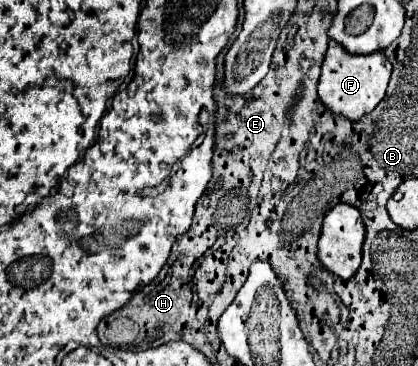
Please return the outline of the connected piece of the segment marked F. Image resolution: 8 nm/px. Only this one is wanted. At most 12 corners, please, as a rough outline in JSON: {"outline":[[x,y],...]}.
{"outline":[[329,42],[317,84],[331,114],[357,122],[385,98],[383,52]]}

